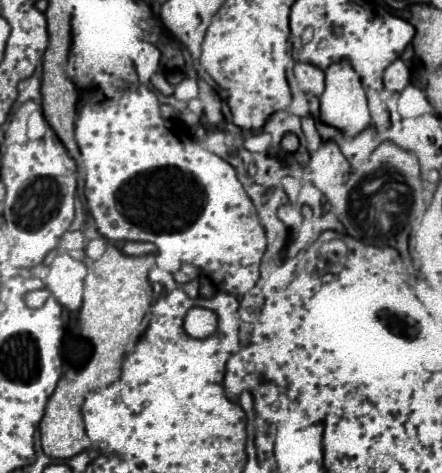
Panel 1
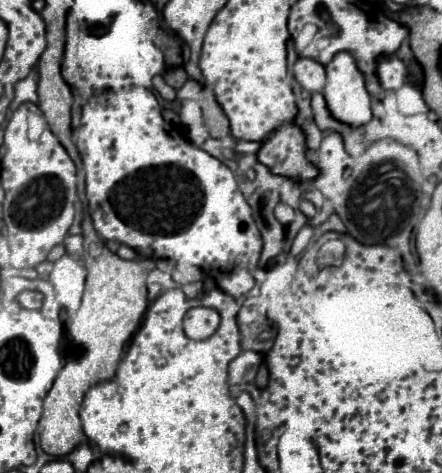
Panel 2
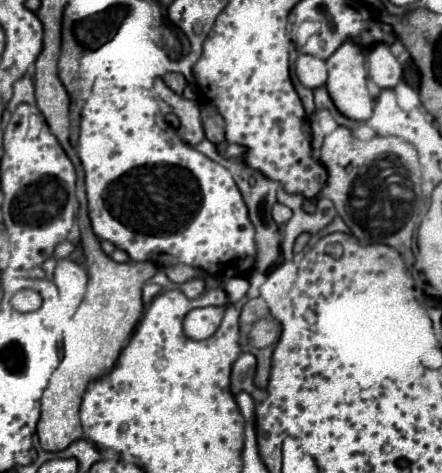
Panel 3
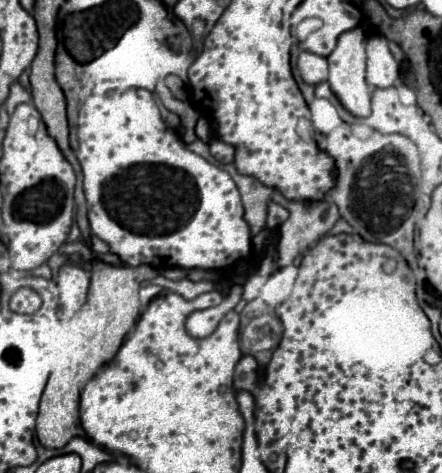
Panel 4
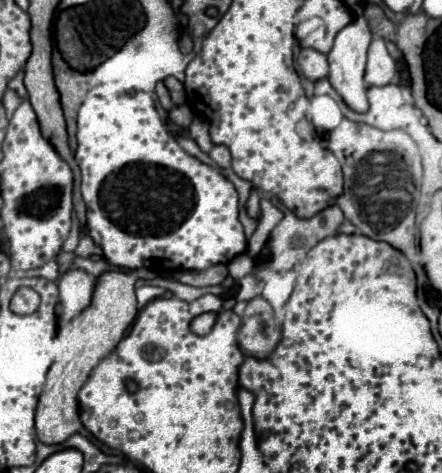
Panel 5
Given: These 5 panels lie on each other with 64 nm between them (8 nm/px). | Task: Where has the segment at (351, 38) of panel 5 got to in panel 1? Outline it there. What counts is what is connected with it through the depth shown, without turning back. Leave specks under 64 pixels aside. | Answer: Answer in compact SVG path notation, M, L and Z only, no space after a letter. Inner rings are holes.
M348 62L332 64L326 70L326 90L320 96L320 122L338 128L344 136L356 136L370 126L370 114L366 104L366 92L360 84L358 74Z

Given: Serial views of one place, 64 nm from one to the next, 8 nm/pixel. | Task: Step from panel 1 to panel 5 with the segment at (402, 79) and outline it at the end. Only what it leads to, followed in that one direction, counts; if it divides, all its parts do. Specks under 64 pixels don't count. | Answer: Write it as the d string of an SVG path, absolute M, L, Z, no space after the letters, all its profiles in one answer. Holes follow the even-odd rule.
M374 38L368 48L368 66L364 80L368 86L386 86L396 76L396 62L386 50L382 38Z

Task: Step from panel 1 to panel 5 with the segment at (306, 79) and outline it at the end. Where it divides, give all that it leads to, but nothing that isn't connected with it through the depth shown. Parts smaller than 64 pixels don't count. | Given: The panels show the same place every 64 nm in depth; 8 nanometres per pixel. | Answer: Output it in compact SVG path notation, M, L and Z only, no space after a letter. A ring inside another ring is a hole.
M302 48L300 56L298 56L298 66L300 66L302 74L312 82L328 76L328 58L326 58L326 54L320 54L316 50Z

